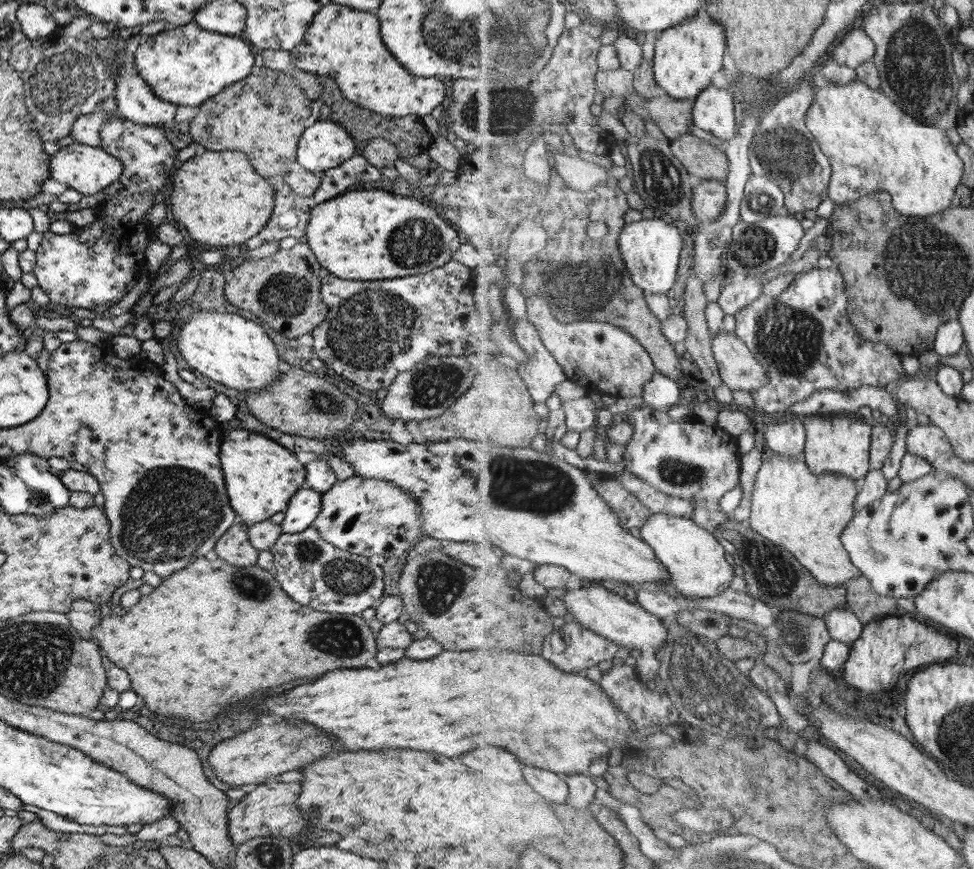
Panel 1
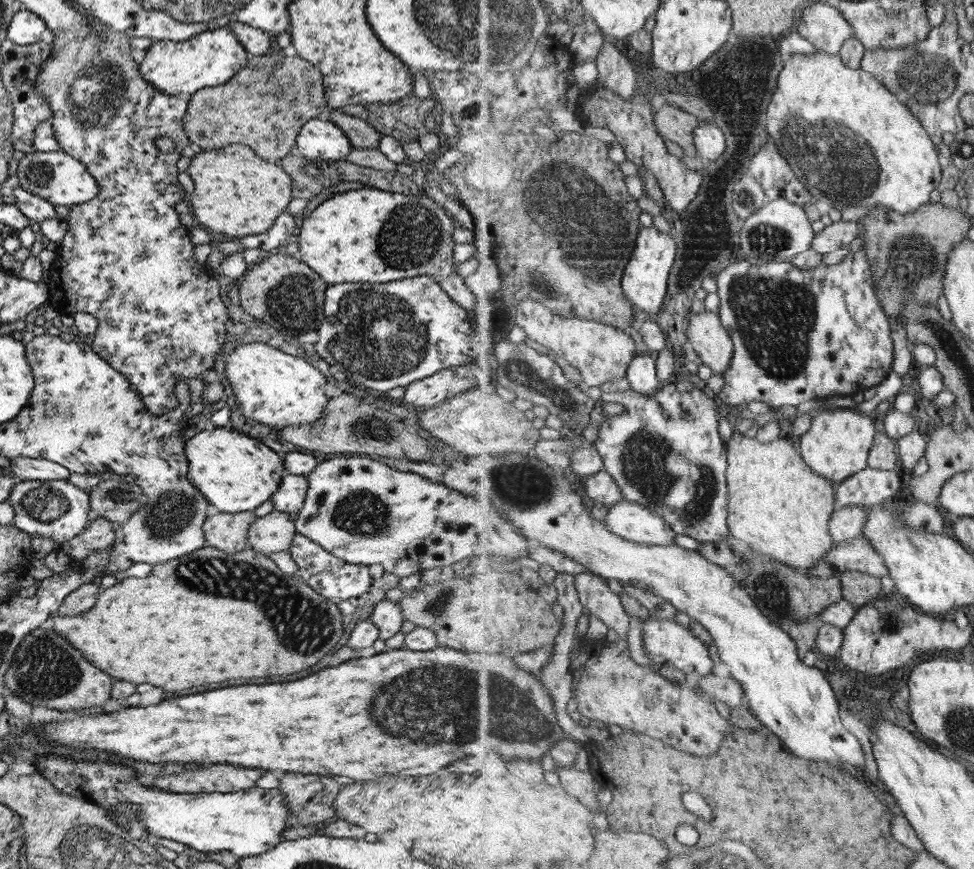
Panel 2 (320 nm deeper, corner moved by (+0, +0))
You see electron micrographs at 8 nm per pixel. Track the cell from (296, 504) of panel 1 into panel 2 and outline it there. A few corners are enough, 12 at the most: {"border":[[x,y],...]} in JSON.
{"border":[[285,474],[269,498],[293,518],[305,498],[306,477]]}

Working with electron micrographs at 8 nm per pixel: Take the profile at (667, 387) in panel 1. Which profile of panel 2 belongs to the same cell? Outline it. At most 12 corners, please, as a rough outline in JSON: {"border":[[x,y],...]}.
{"border":[[647,352],[631,362],[626,379],[637,393],[653,396],[663,386]]}

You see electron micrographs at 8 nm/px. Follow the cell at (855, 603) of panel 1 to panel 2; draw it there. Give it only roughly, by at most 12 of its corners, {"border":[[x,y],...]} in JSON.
{"border":[[863,571],[840,576],[844,598],[857,610],[885,595],[881,580]]}

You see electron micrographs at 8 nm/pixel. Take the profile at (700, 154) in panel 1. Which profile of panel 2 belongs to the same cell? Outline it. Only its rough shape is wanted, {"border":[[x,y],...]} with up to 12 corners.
{"border":[[677,106],[656,109],[655,126],[688,156],[697,156],[701,122]]}

